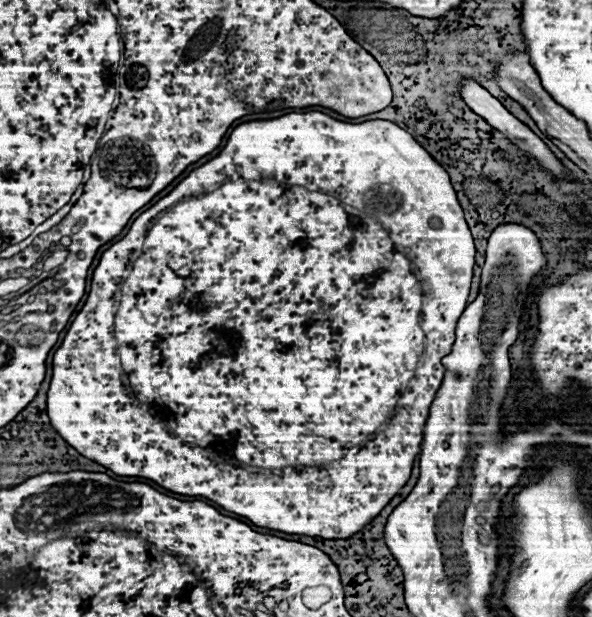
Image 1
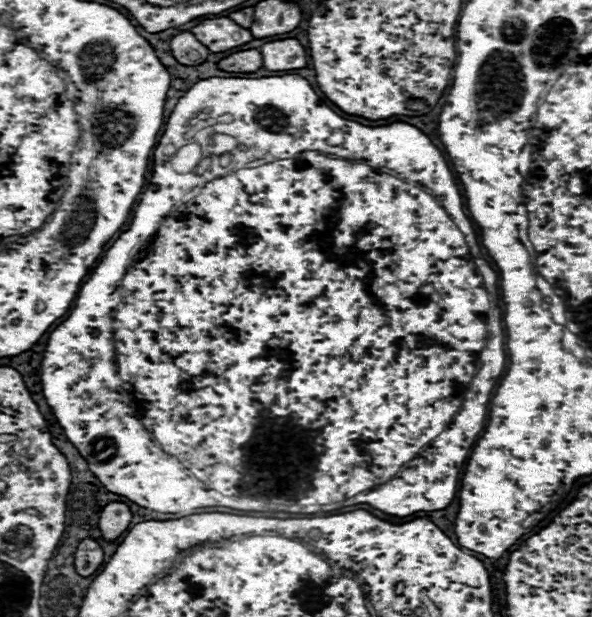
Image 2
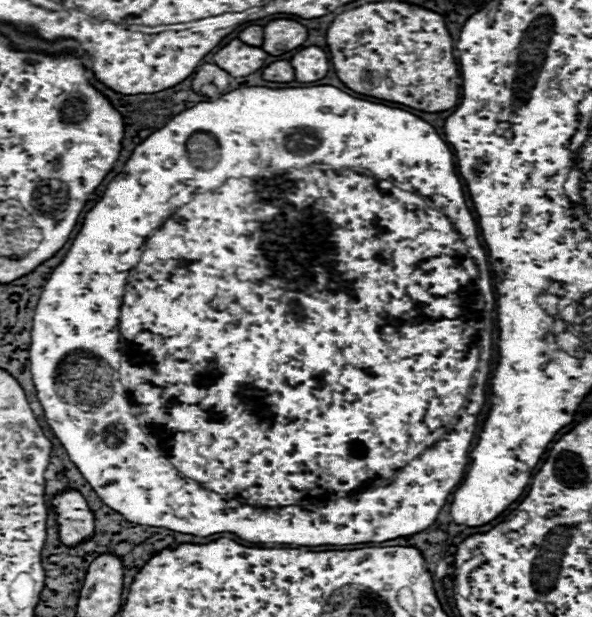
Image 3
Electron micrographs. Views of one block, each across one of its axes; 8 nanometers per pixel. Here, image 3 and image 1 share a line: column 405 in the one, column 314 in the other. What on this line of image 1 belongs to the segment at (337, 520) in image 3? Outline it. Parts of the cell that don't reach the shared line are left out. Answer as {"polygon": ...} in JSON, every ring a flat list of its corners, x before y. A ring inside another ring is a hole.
{"polygon":[[292,112,292,114,280,116,280,118,244,122,244,124,240,124,240,126,236,126,232,130,226,146,222,148,222,152,216,158,212,158,206,164,202,164,200,168,192,170,168,196,164,196,152,208,142,212,132,222,128,234,122,240,118,240,116,244,112,244,102,254,100,264,96,266,94,276,92,276,92,284,90,284,90,292,88,292,86,304,76,314,76,318,74,318,74,322,72,322,72,326,70,326,70,330,68,330,64,342,62,342,62,346,56,350,56,354,52,358,52,380,50,380,48,402,46,402,46,412,48,412,50,424,84,458,102,464,104,468,112,470,116,476,140,476,140,478,154,480,162,488,172,490,176,494,204,496,204,498,220,504,224,510,248,518,252,524,256,524,260,528,280,530,280,532,286,532,286,534,320,536,320,538,326,538,326,540,350,538,356,532,360,532,366,524,370,524,382,512,382,508,400,492,400,488,410,478,410,472,412,472,412,466,414,466,414,458,420,454,422,430,424,430,424,424,428,420,430,406,432,406,434,396,436,396,438,388,442,386,442,380,444,380,444,374,446,374,446,366,442,364,442,358,452,352,456,320,460,318,460,314,464,312,464,308,468,304,474,254,476,254,474,240,472,240,470,228,468,228,468,224,464,220,464,210,462,210,462,206,460,206,460,202,456,198,456,190,452,188,448,172,414,140,412,134,402,130,398,124,394,124,390,120,368,120,368,122,360,122,360,124,340,124,340,120,334,120,334,118,330,118,328,114,322,114,322,112,304,112,304,114],[324,192,328,192,330,196,324,194],[340,200,344,200,344,204],[350,204,358,204,358,206,354,208],[358,208,364,208,364,212,368,212,374,220,370,216,366,216],[376,220,380,220,380,224],[382,224,384,224,384,228,388,228,388,232,382,228],[336,262,340,262,340,264,336,264],[406,274,418,274,418,276,406,276],[232,310,236,310,236,312,232,312],[422,314,428,314,428,316,424,316,424,332,420,328,420,316],[424,336,428,336,428,340,424,340],[422,352,424,352,424,356,420,356],[112,356,116,356,118,366,112,364],[418,360,420,360,420,368,416,368],[414,376,416,376,416,380,412,380],[410,380,412,380,412,384,410,384],[288,466,292,466,292,468,288,468],[266,468,270,468,270,470,266,470],[284,522,286,522,286,526,284,526]]}

